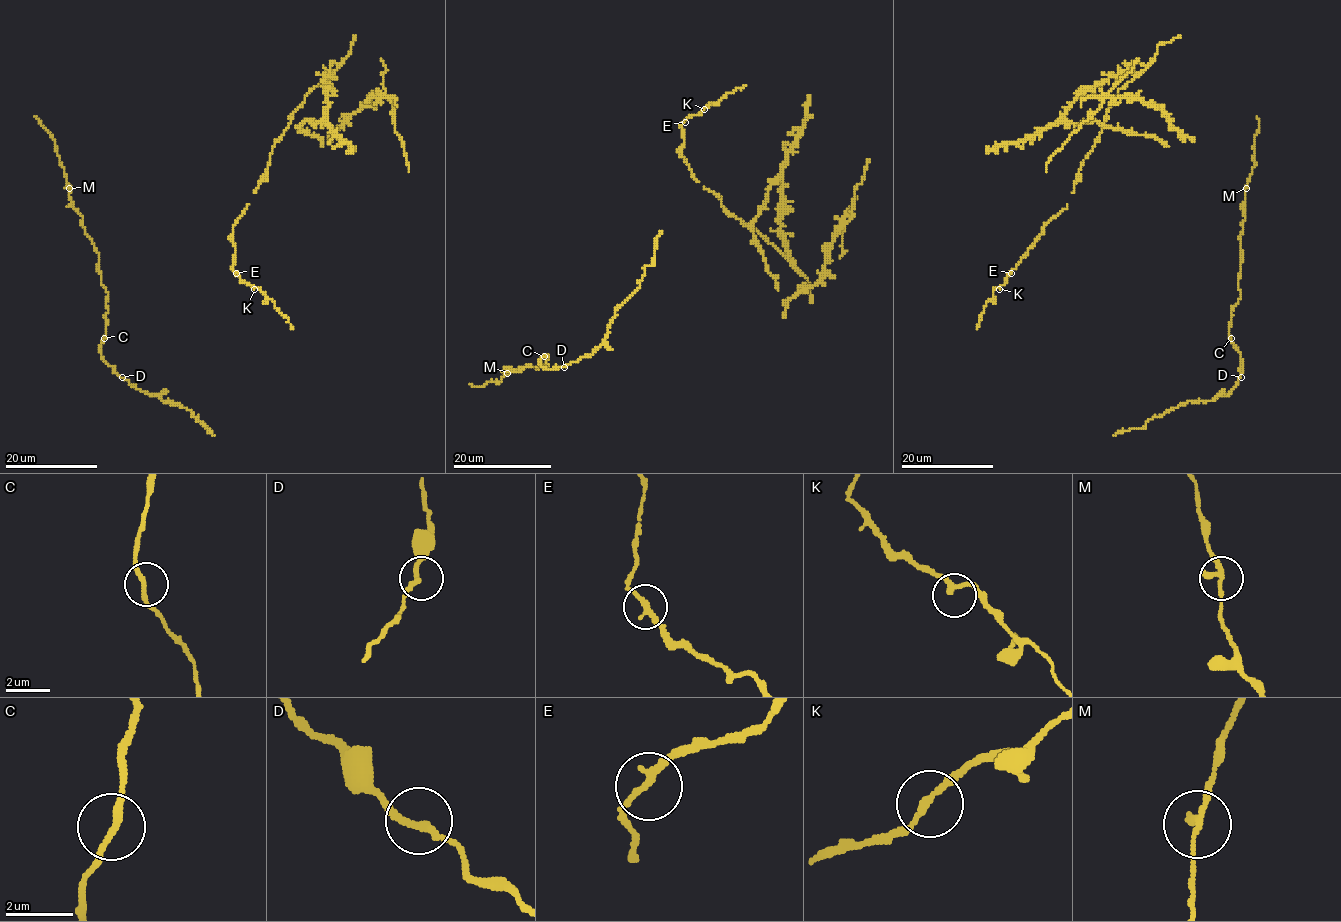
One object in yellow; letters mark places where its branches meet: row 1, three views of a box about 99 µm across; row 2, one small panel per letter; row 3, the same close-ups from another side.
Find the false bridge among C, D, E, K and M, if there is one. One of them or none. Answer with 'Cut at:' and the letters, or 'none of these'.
Cut at: none of these

